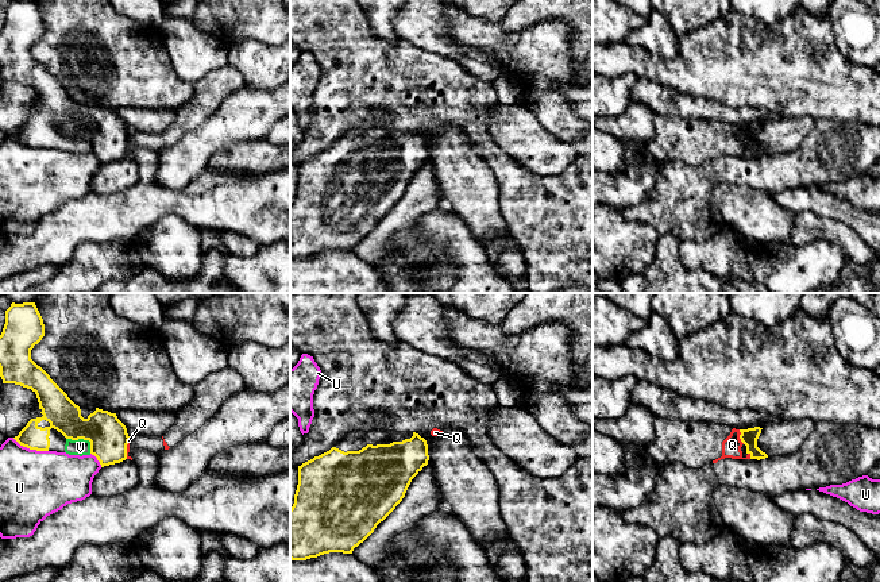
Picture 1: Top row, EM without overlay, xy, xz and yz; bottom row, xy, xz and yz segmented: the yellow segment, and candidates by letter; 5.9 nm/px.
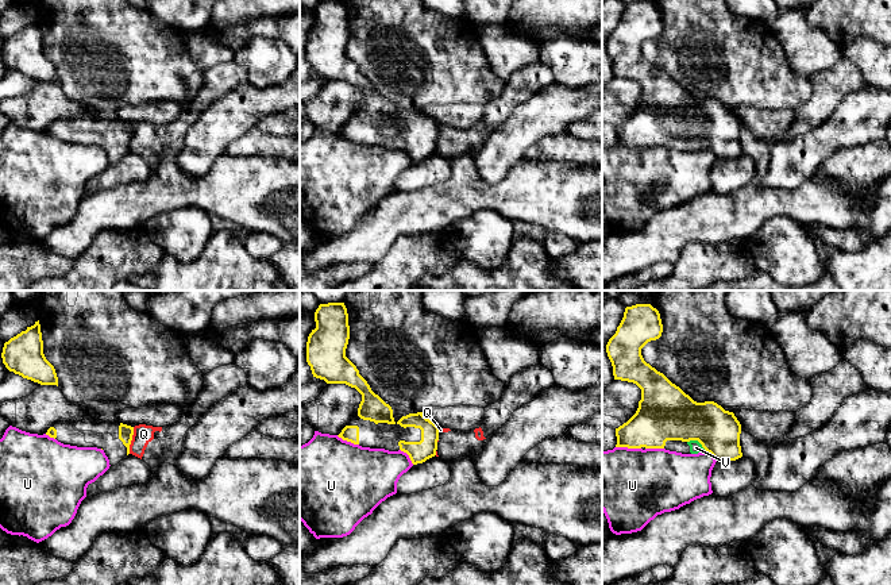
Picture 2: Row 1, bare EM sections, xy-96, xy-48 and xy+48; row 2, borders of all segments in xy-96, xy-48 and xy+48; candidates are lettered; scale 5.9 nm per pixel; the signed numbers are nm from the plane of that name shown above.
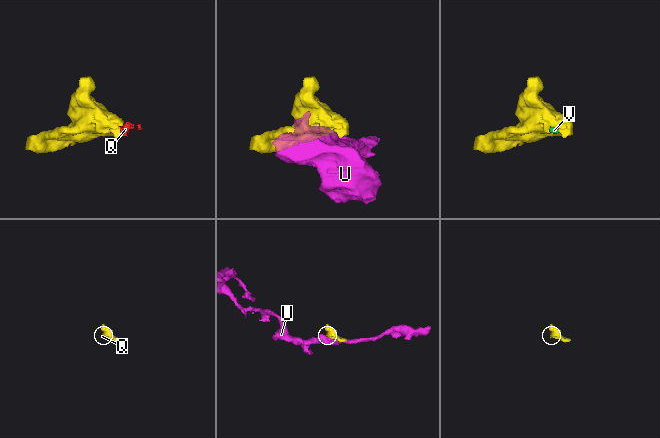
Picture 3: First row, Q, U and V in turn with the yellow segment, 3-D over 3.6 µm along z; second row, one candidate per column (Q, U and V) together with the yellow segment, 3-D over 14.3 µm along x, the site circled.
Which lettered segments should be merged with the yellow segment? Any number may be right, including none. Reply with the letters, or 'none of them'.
V

